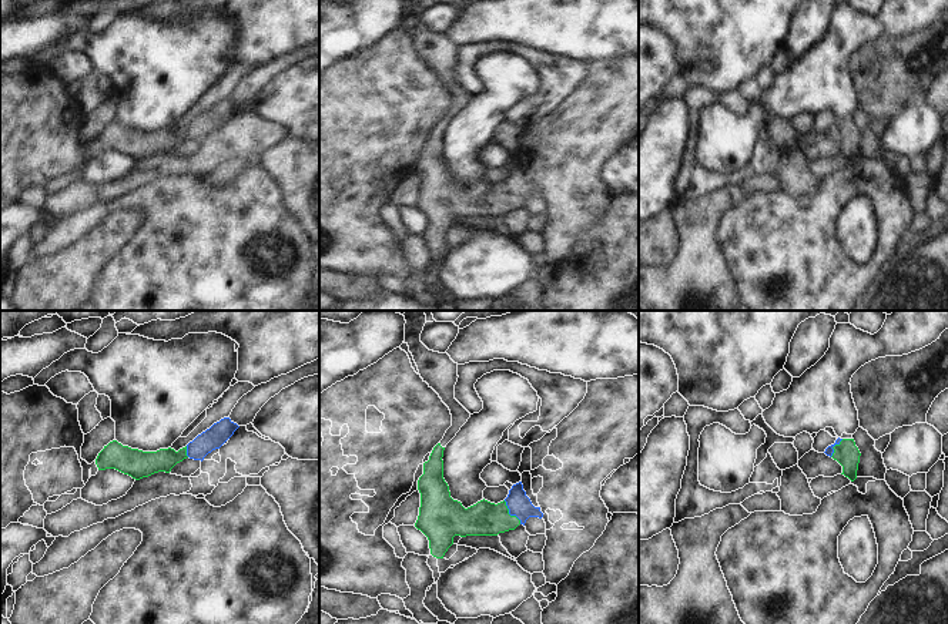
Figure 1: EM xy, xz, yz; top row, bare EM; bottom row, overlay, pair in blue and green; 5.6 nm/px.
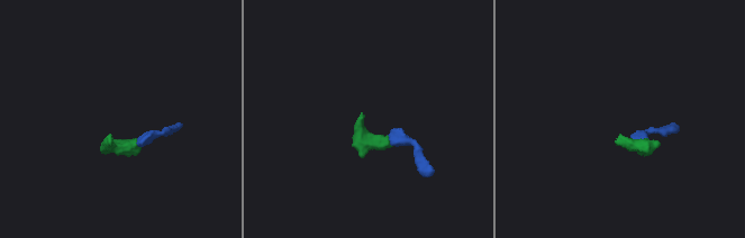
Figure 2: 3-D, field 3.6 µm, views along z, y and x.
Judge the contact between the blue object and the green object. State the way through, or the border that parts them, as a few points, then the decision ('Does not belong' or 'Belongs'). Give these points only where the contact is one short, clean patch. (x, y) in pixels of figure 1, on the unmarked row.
Path across: xz (519, 185), (509, 194), (496, 200), (482, 200). Belongs

